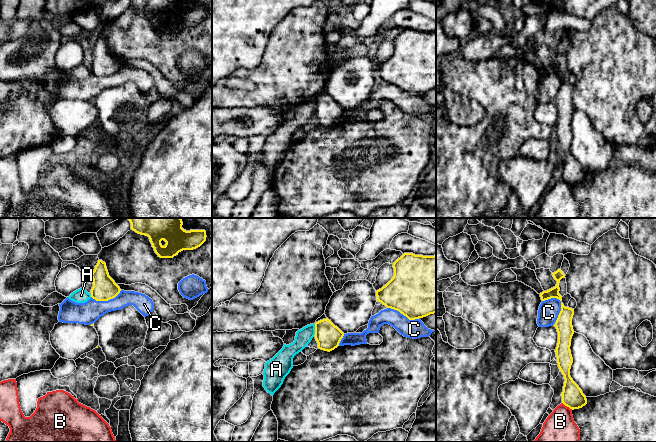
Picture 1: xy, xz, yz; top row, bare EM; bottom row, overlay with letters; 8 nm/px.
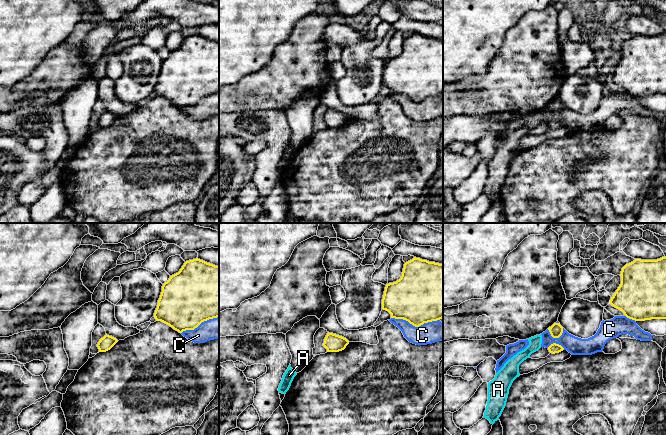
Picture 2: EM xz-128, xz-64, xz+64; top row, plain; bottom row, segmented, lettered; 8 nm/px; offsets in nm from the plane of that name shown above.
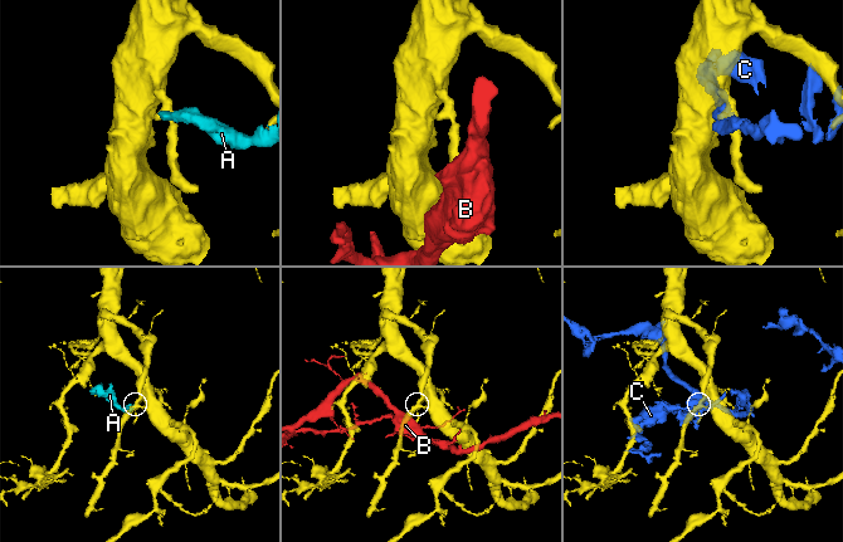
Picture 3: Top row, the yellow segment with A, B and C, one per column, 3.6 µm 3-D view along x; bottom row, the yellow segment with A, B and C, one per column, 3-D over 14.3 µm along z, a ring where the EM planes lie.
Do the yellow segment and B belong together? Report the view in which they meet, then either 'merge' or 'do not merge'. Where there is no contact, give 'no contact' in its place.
meets yellow in yz; do not merge

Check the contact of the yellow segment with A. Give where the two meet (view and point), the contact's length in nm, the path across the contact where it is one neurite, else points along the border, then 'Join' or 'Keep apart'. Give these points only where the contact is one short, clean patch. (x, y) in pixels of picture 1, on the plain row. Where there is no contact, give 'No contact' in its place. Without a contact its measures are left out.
Touches yellow at xz (315, 106). Shared border 100 nm. Keep apart

